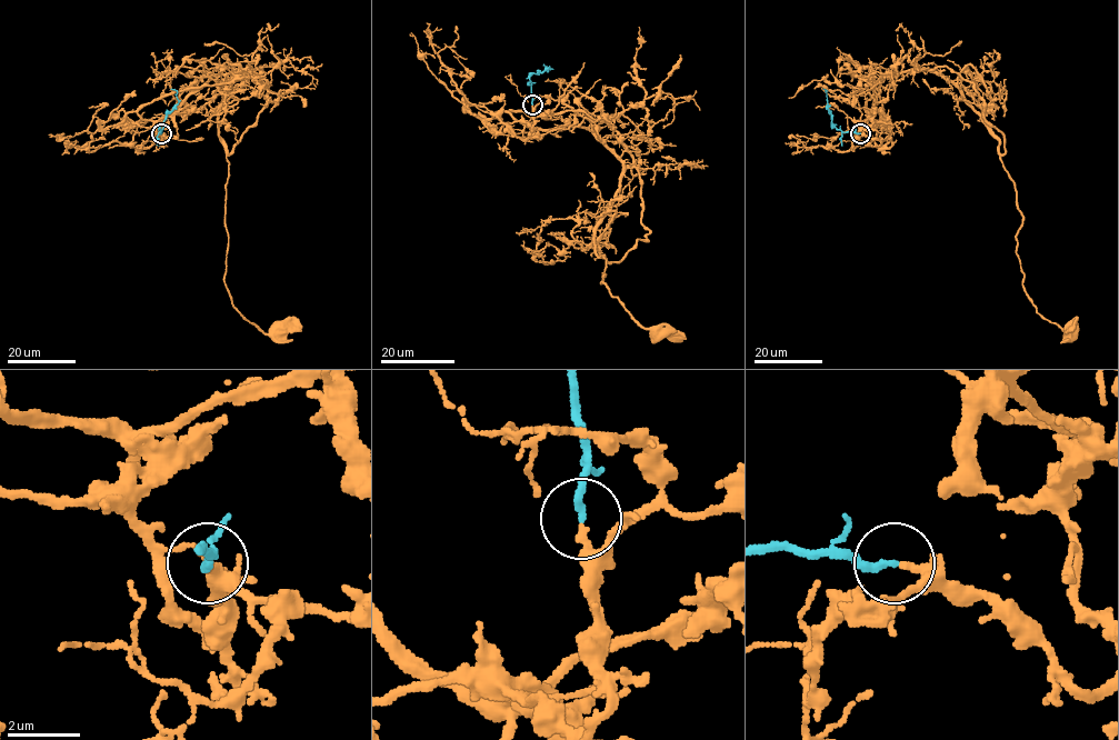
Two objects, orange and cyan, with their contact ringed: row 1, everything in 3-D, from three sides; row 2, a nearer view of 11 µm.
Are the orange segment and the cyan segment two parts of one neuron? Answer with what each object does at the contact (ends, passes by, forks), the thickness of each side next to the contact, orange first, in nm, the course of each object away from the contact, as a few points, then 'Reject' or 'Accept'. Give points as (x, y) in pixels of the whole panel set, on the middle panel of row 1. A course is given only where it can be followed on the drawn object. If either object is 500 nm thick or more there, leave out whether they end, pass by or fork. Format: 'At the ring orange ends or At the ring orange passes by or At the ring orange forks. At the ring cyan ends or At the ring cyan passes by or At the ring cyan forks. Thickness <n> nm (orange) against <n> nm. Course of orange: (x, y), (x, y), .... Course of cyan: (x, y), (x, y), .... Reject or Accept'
At the ring orange ends. At the ring cyan ends. Thickness 240 nm (orange) against 220 nm. Course of orange: (531, 104), (531, 127), (525, 121), (580, 126), (621, 162), (620, 189), (596, 231), (601, 283), (657, 332). Course of cyan: (531, 104), (530, 78), (532, 73), (551, 69), (542, 66). Accept

